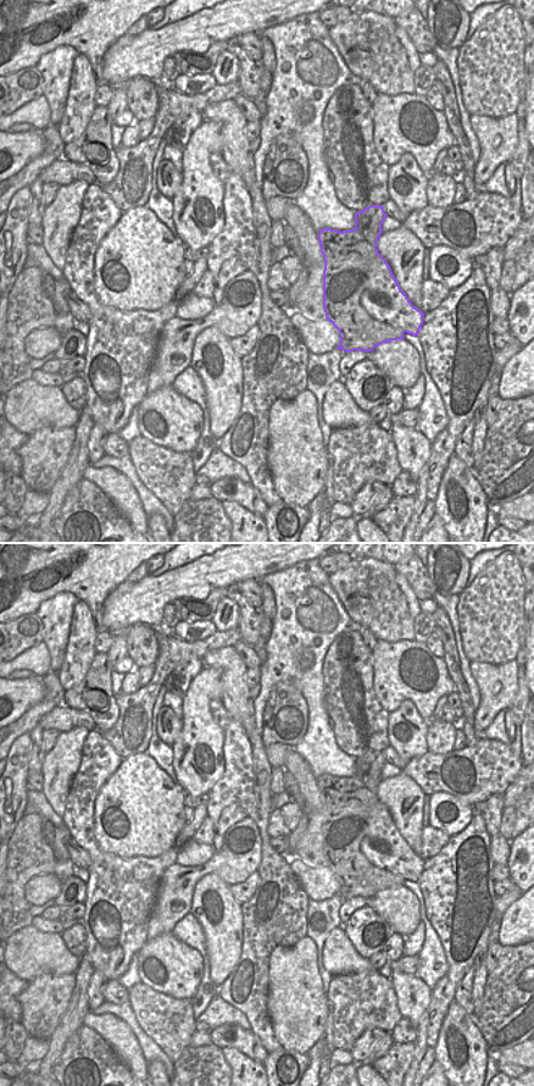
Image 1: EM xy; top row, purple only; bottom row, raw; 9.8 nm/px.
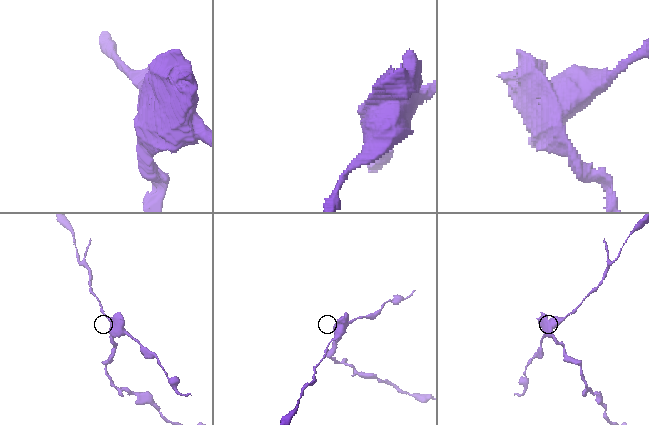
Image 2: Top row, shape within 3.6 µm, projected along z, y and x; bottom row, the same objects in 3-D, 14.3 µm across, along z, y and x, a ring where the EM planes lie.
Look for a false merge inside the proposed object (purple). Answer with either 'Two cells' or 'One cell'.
Two cells

